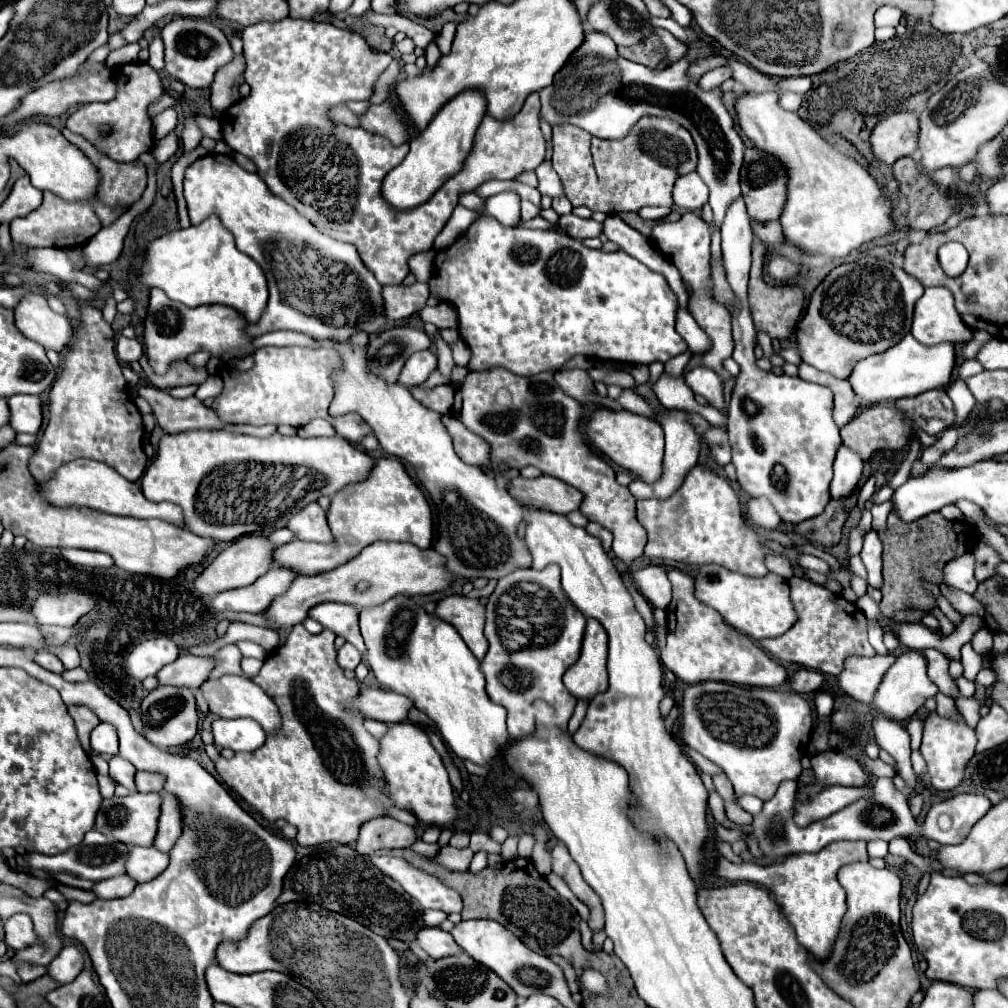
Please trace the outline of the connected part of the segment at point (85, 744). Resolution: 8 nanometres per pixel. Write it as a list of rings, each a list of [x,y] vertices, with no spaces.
[[[70,706],[68,712],[70,712],[70,716],[72,716],[74,722],[76,722],[76,730],[78,730],[78,738],[80,738],[82,748],[90,754],[90,752],[92,752],[90,732],[92,732],[92,728],[100,722],[98,716],[96,716],[92,710],[84,708],[84,706]]]

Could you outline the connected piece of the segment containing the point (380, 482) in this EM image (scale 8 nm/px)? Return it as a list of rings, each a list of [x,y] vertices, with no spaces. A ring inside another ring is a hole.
[[[380,458],[372,474],[358,484],[344,486],[332,496],[328,509],[328,526],[334,540],[330,544],[292,540],[276,548],[276,566],[288,566],[298,572],[326,572],[356,557],[364,548],[378,540],[410,542],[418,548],[430,548],[434,538],[432,508],[410,478],[404,464],[396,458]]]

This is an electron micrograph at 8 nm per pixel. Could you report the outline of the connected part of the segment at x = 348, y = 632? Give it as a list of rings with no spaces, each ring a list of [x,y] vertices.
[[[324,602],[314,606],[308,612],[310,618],[318,620],[324,628],[332,630],[336,636],[346,638],[352,642],[360,652],[364,652],[364,640],[360,636],[358,628],[358,610],[350,604],[338,604],[338,602]]]

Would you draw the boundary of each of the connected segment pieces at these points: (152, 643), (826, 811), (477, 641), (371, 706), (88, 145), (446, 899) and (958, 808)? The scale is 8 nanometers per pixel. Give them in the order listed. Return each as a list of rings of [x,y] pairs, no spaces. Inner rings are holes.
[[[154,638],[138,644],[126,658],[126,670],[138,680],[156,676],[166,664],[180,656],[180,648],[170,638]]]
[[[832,786],[824,790],[822,794],[814,796],[806,804],[796,804],[796,824],[800,828],[808,826],[810,822],[828,818],[830,814],[840,812],[842,808],[850,806],[852,802],[858,802],[862,798],[868,798],[874,794],[872,786]]]
[[[448,596],[438,602],[436,616],[450,622],[464,638],[472,654],[482,660],[488,650],[488,640],[484,638],[484,606],[478,600],[466,596]]]
[[[364,688],[360,690],[360,698],[356,698],[354,706],[368,718],[394,724],[408,718],[408,712],[410,708],[414,708],[414,702],[390,690]]]
[[[64,128],[64,138],[72,144],[76,144],[100,170],[102,182],[98,186],[98,198],[104,204],[120,204],[120,206],[132,206],[136,200],[140,200],[144,188],[146,188],[146,166],[140,160],[134,162],[116,162],[108,158],[106,154],[100,154],[92,142],[84,140],[80,134],[72,134]]]
[[[372,856],[372,862],[384,874],[388,874],[396,882],[400,882],[404,886],[404,890],[420,902],[420,906],[442,910],[446,914],[462,910],[462,906],[464,906],[462,896],[456,890],[444,886],[436,876],[412,866],[404,858]]]
[[[956,794],[930,808],[922,836],[940,844],[960,844],[990,808],[992,802],[984,794]]]

